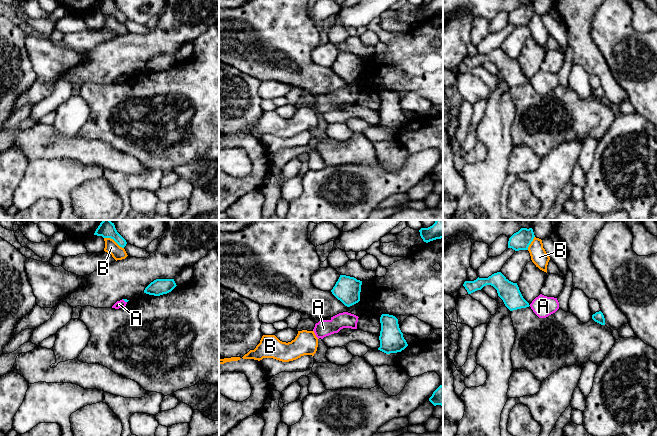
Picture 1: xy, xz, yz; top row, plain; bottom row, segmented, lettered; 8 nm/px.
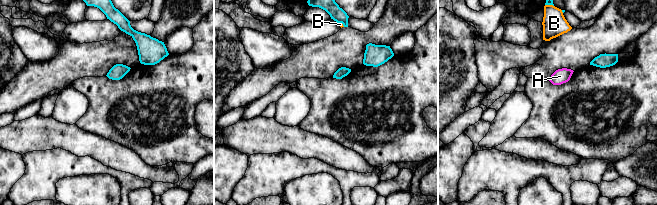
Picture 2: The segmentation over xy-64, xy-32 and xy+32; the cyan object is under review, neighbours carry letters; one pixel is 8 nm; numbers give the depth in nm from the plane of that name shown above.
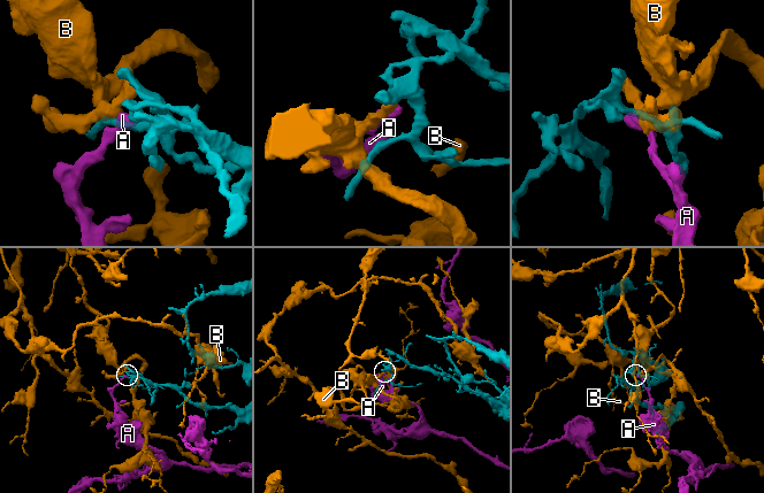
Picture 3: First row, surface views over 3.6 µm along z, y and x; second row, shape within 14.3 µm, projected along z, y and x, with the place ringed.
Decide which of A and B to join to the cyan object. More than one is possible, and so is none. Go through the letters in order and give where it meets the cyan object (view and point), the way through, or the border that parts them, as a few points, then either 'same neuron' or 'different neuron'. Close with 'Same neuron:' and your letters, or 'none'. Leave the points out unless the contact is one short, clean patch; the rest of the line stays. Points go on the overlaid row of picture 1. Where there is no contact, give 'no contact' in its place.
A: meets cyan in xy at (124, 300); different neuron
B: meets cyan in xy at (114, 240); border along xy (104, 237), (110, 237), (123, 248); different neuron
Same neuron: none

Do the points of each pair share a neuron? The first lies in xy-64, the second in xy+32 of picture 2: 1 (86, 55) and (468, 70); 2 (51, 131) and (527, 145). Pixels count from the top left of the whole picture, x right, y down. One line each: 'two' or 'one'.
1: two
2: one

